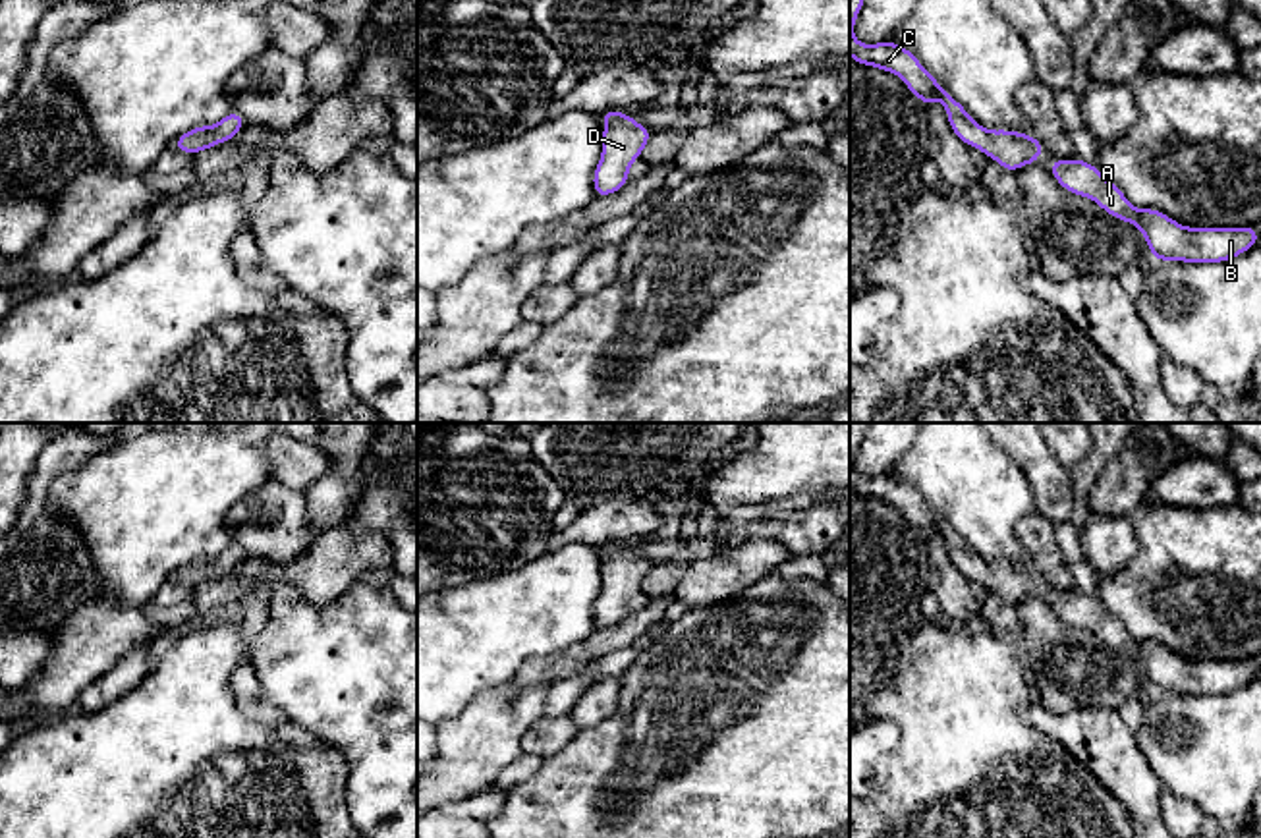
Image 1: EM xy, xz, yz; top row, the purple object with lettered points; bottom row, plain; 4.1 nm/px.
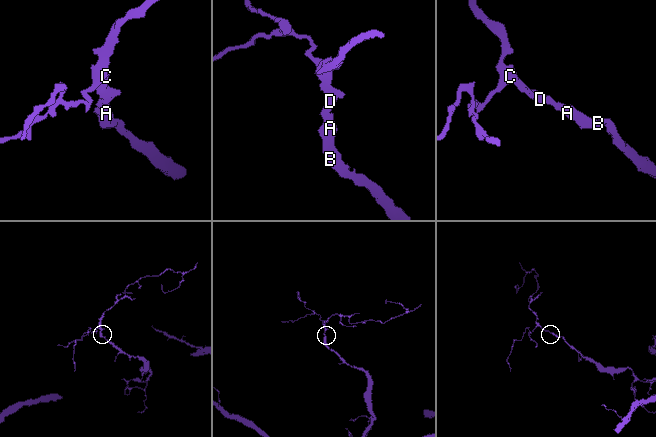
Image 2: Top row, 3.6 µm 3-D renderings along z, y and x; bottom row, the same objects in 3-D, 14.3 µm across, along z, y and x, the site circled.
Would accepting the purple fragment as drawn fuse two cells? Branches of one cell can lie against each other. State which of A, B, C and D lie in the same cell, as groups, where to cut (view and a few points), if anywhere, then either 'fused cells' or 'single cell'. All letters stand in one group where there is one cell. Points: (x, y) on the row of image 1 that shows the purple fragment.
groups A B C D; cut none; single cell

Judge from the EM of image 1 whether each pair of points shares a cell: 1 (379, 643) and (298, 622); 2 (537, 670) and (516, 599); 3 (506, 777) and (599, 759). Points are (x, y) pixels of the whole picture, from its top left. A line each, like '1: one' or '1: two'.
1: one
2: two
3: two

